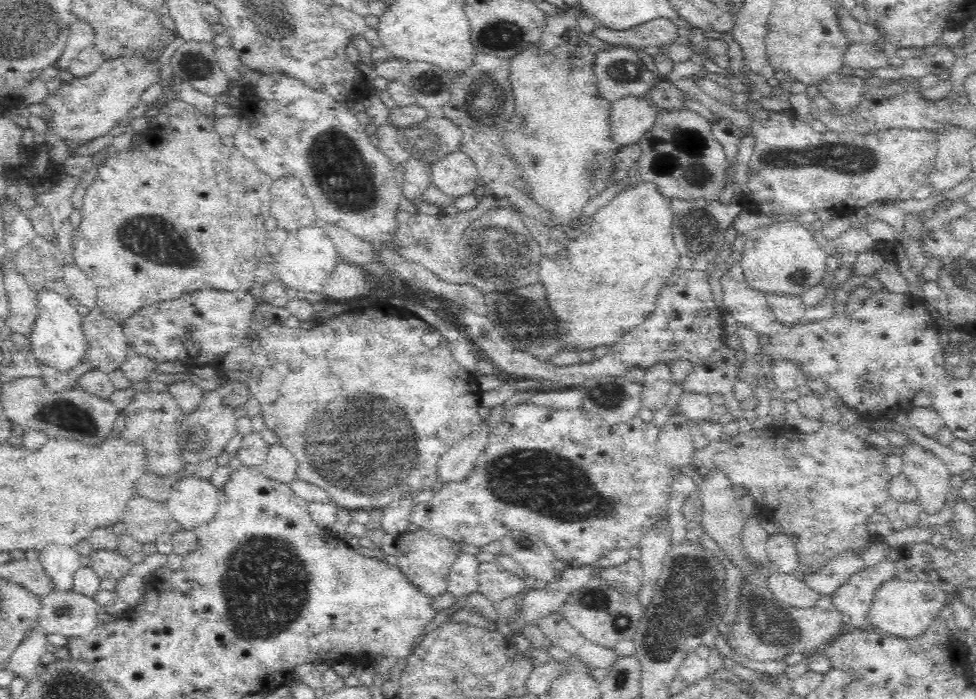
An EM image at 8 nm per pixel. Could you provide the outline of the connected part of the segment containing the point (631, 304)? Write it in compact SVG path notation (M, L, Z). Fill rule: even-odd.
M643 180L632 188L624 187L620 194L614 196L613 200L607 206L599 208L592 216L582 217L570 230L562 232L560 229L546 229L544 226L538 226L536 220L525 220L526 225L530 228L532 236L538 240L541 248L540 254L540 268L537 274L537 280L546 286L548 290L548 302L554 310L554 314L558 314L562 320L568 322L568 334L566 334L566 342L572 344L572 350L580 350L580 348L588 348L588 346L602 346L610 347L617 340L624 336L629 329L640 326L645 321L650 313L657 307L658 300L662 287L666 284L668 277L678 268L678 262L682 256L677 249L675 243L675 236L673 233L674 221L676 215L672 209L672 199L664 196L659 191L658 185L655 182L648 182Z

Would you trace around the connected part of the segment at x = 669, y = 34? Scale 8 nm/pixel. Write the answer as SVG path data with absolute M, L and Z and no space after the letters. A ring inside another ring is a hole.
M655 18L629 28L628 30L612 30L598 27L593 30L591 40L613 43L617 46L645 49L649 46L663 47L677 42L679 37L677 23L670 18Z

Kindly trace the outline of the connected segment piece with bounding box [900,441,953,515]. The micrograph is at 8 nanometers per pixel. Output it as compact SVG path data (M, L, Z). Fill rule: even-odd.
M913 441L904 446L902 475L916 486L924 515L939 512L946 495L953 491L949 482L951 473L939 456Z

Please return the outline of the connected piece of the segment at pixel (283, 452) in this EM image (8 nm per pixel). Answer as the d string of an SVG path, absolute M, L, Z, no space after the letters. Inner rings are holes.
M279 443L271 446L262 466L263 476L271 480L290 485L298 479L299 465L296 456Z

